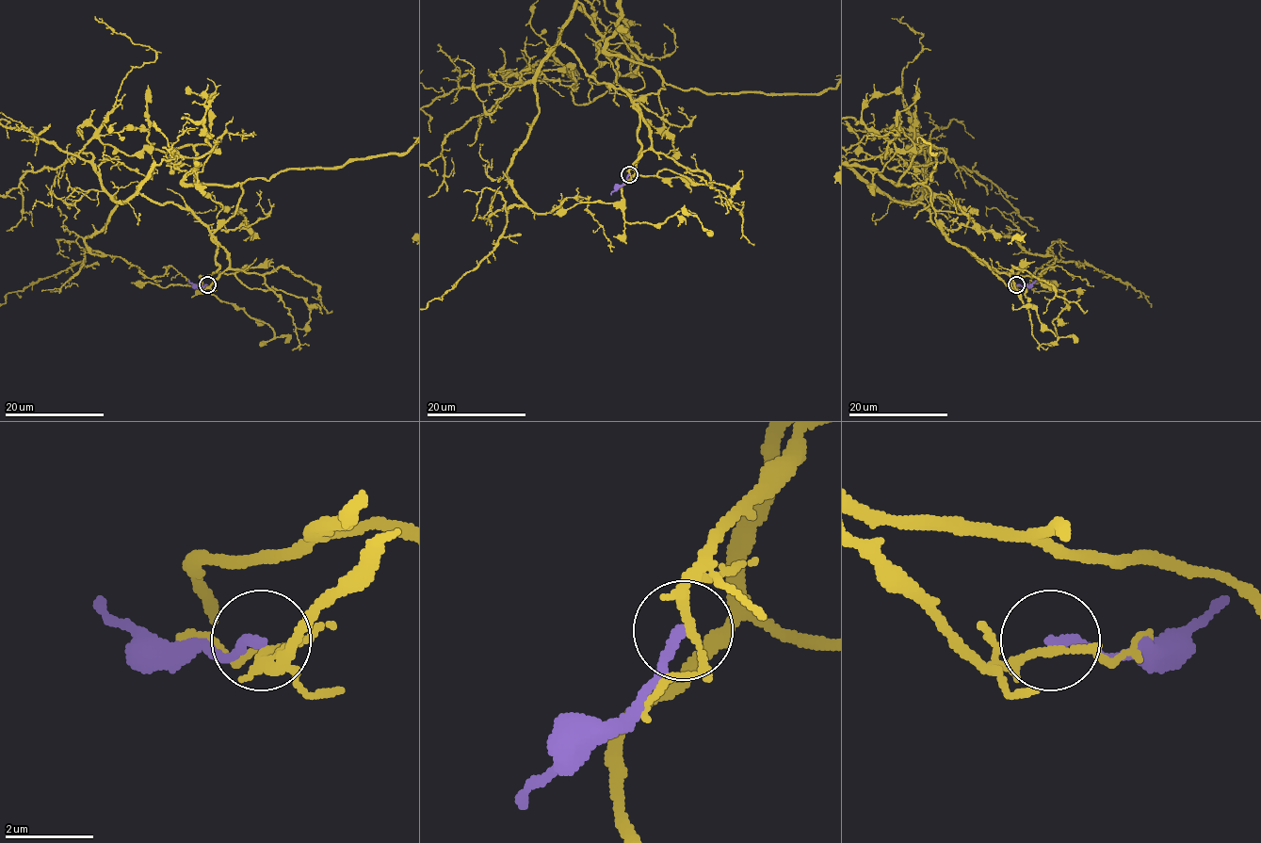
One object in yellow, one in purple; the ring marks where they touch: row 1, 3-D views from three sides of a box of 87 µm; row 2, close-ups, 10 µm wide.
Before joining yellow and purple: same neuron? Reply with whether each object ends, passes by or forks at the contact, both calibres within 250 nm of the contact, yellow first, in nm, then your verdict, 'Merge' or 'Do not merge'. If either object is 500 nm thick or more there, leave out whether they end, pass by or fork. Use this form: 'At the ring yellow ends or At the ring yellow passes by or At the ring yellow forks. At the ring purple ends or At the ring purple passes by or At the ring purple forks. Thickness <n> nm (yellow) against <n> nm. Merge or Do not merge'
At the ring yellow forks. At the ring purple ends. Thickness 130 nm (yellow) against 240 nm. Do not merge

